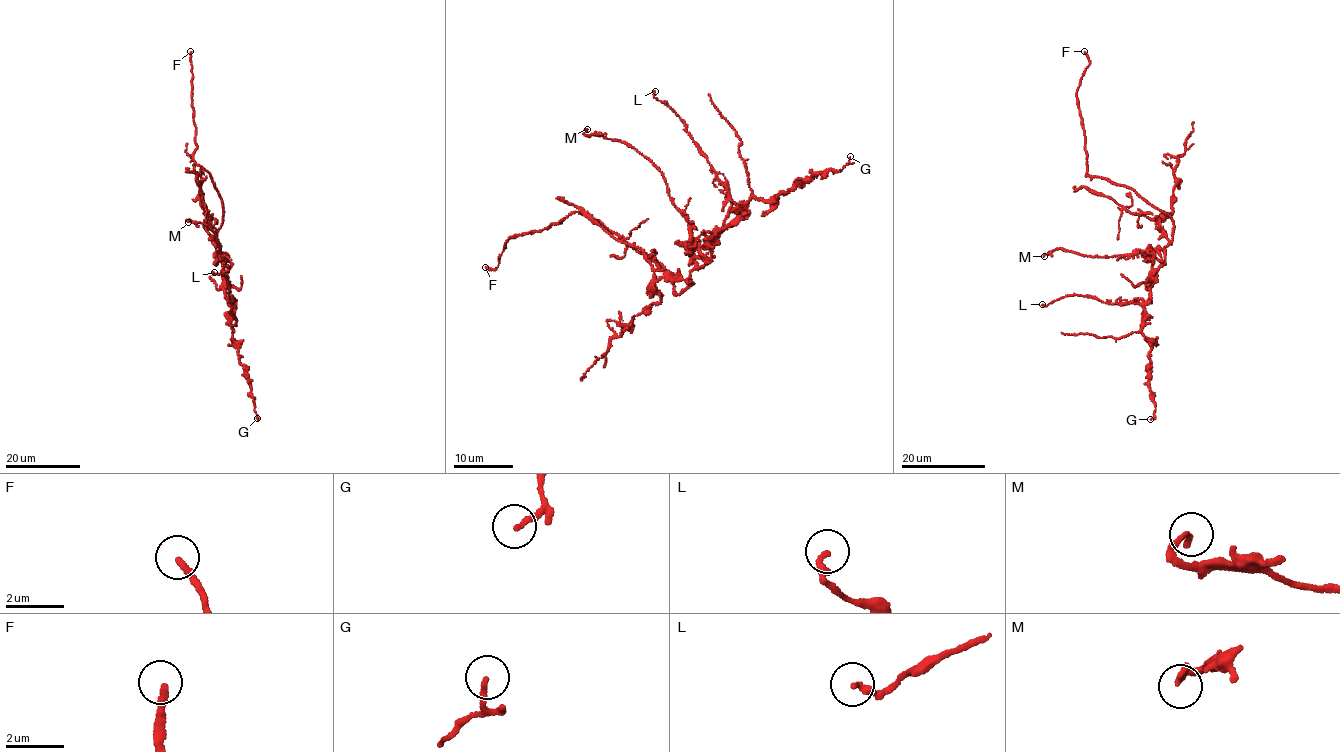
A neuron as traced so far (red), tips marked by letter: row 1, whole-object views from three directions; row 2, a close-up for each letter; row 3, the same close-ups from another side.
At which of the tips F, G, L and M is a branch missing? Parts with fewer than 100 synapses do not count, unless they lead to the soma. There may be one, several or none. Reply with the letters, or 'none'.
F

